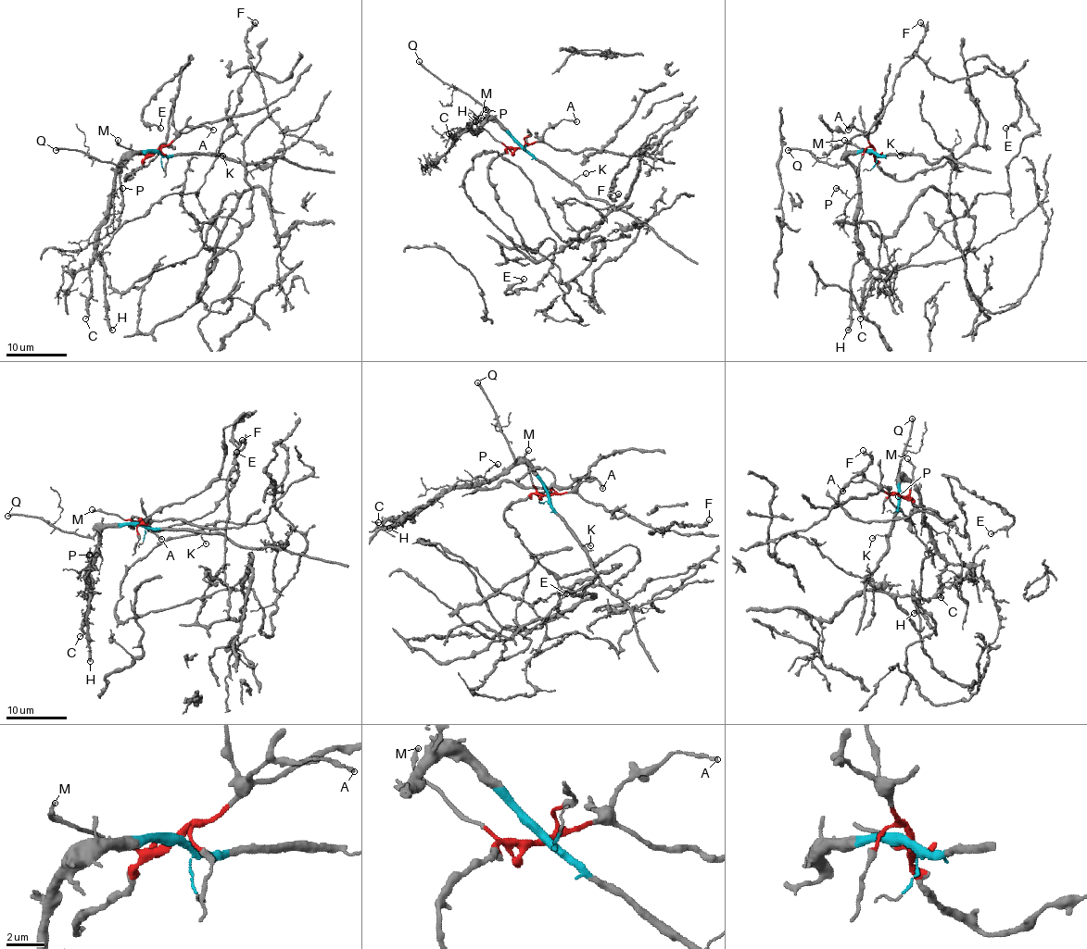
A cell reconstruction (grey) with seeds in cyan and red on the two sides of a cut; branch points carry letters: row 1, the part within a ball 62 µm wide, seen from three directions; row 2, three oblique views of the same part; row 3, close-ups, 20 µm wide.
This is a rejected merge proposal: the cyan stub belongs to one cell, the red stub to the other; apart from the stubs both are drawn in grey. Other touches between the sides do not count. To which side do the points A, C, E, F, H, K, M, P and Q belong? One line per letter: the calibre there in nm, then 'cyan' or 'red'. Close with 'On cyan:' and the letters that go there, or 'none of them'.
A: 180 nm thick; red
C: 120 nm thick; cyan
E: 180 nm thick; red
F: 400 nm thick; red
H: 320 nm thick; cyan
K: 110 nm thick; cyan
M: 220 nm thick; red
P: 160 nm thick; cyan
Q: 240 nm thick; cyan
On cyan: C, H, K, P, Q

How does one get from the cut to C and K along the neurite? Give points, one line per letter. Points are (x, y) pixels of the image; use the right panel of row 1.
C: (873, 151), (852, 151), (847, 158), (858, 177), (858, 246), (870, 268), (859, 318)
K: (873, 151), (880, 156), (907, 154), (900, 156)

